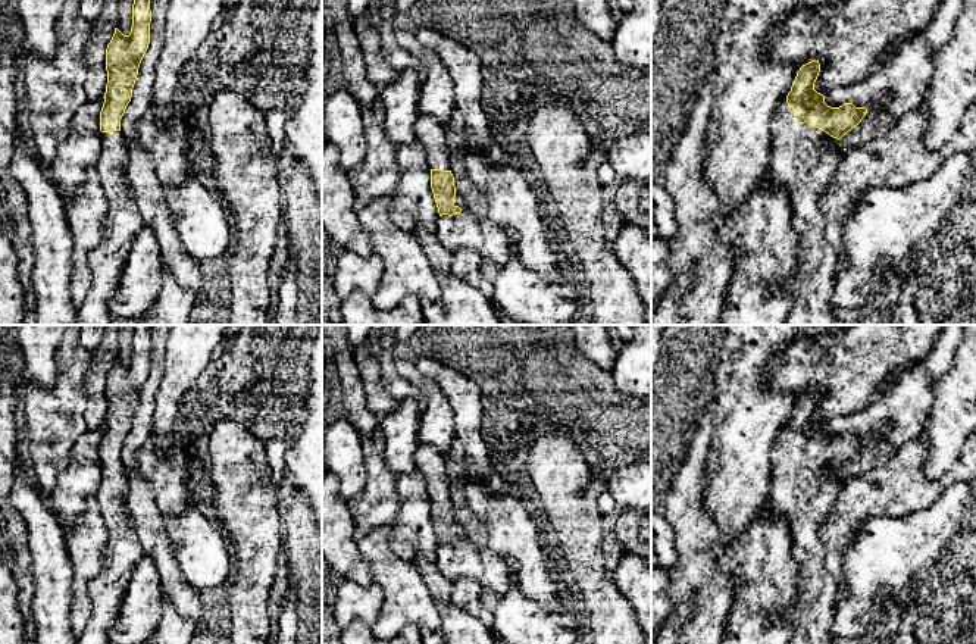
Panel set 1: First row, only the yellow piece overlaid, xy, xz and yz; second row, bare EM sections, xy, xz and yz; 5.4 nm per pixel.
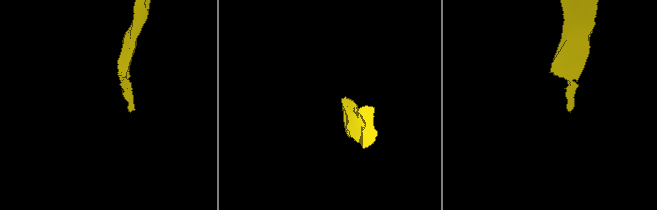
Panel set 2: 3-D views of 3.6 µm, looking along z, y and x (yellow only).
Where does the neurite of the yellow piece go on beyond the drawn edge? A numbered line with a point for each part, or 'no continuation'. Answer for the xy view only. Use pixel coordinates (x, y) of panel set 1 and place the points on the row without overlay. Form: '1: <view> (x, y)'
1: xy (124, 549)

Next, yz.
1: yz (804, 488)

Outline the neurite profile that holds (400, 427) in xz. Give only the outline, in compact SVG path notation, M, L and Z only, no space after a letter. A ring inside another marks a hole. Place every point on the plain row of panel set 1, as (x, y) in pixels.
M415 398L400 401L395 410L379 418L385 437L384 459L392 475L413 472L413 454L417 447L422 404Z

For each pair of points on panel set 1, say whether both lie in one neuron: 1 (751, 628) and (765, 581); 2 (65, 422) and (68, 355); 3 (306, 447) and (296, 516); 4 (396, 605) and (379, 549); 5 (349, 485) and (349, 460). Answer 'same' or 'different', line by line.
1: same
2: same
3: different
4: same
5: same

